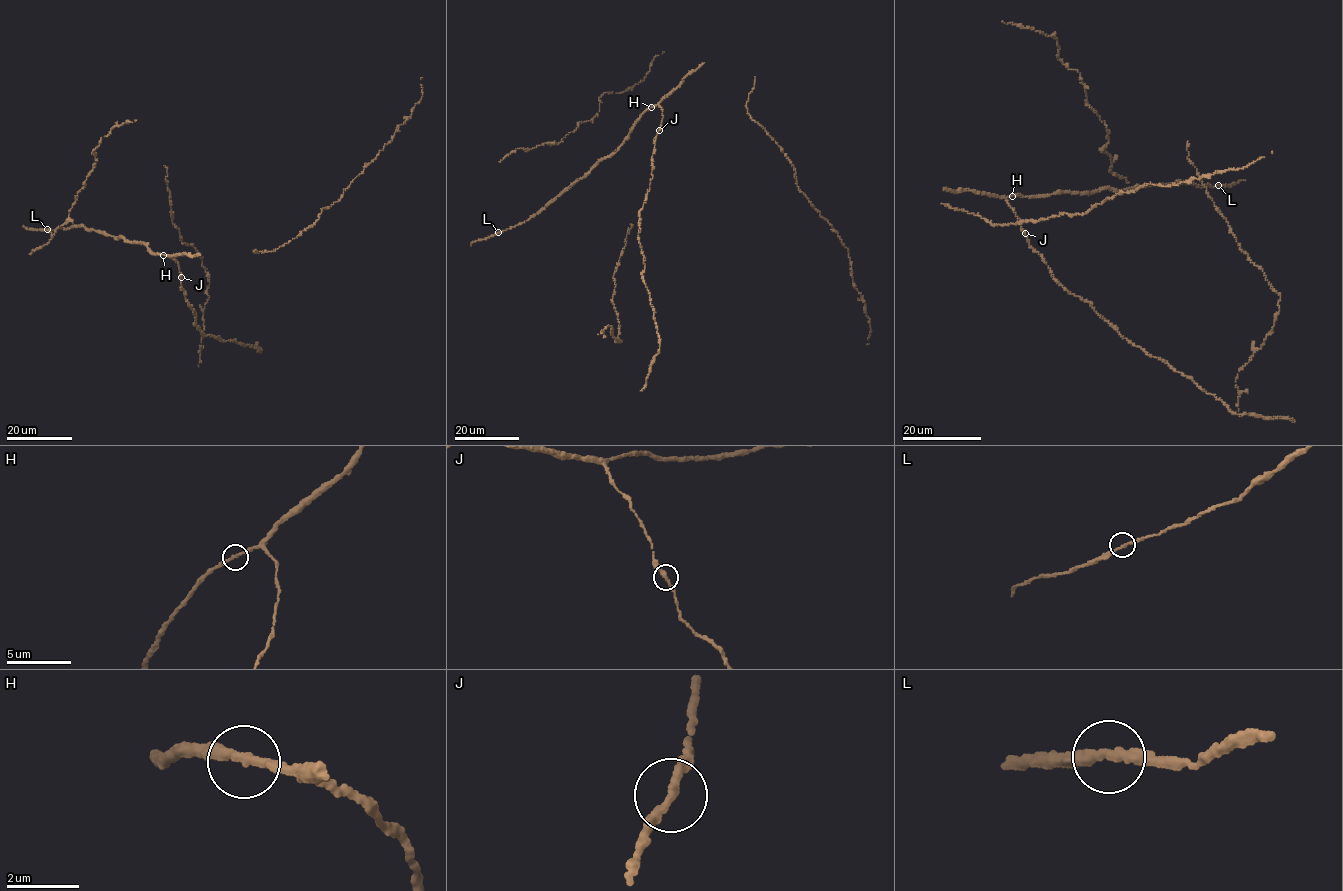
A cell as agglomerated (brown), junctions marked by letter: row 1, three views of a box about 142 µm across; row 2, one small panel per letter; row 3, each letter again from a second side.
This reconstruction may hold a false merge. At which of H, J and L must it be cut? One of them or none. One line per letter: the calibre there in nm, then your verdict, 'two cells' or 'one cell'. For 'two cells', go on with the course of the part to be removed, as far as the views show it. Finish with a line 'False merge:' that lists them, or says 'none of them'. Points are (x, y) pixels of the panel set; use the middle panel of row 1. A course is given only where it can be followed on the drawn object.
H: 280 nm thick; one cell
J: 280 nm thick; one cell
L: 280 nm thick; one cell
False merge: none of them

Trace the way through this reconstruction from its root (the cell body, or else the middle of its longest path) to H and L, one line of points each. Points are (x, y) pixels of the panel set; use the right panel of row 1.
H: (1023, 231), (1006, 200), (1012, 196)
L: (1023, 231), (1006, 198), (1070, 191), (1090, 193), (1111, 187), (1118, 191), (1184, 181), (1198, 186), (1218, 185)

